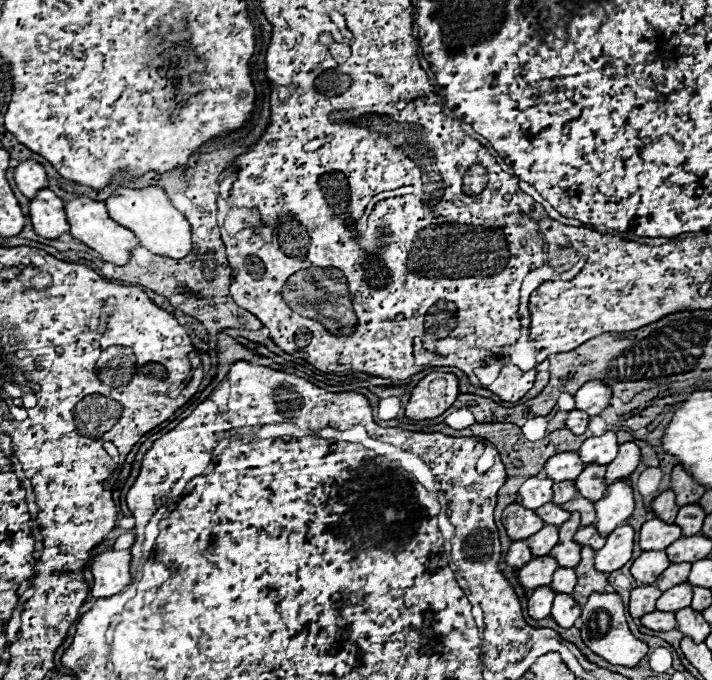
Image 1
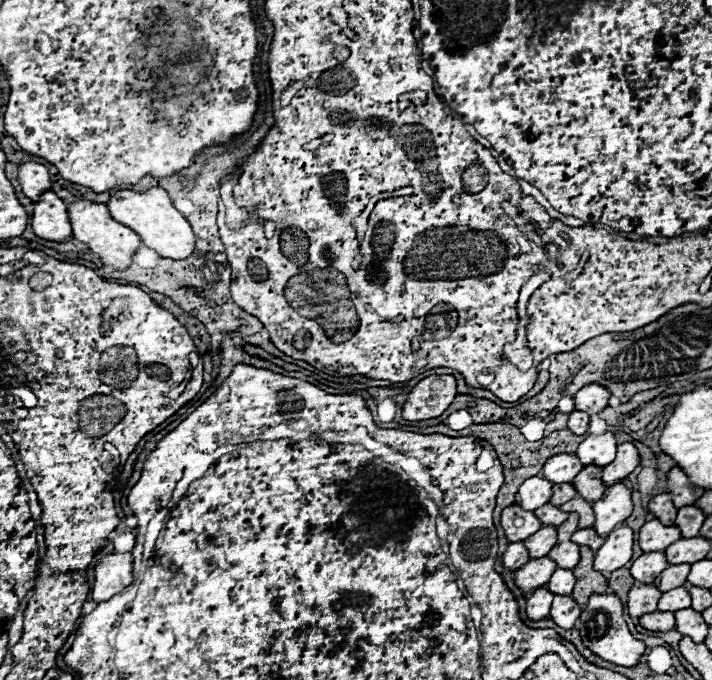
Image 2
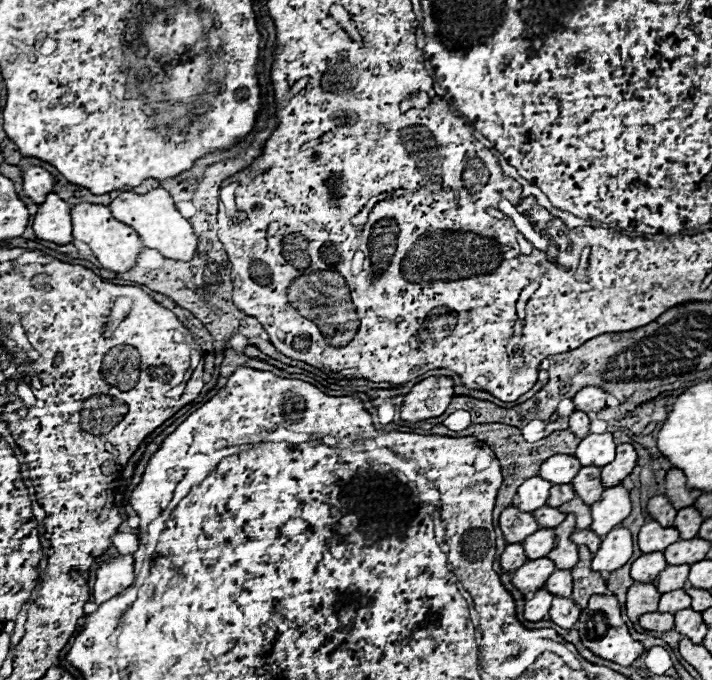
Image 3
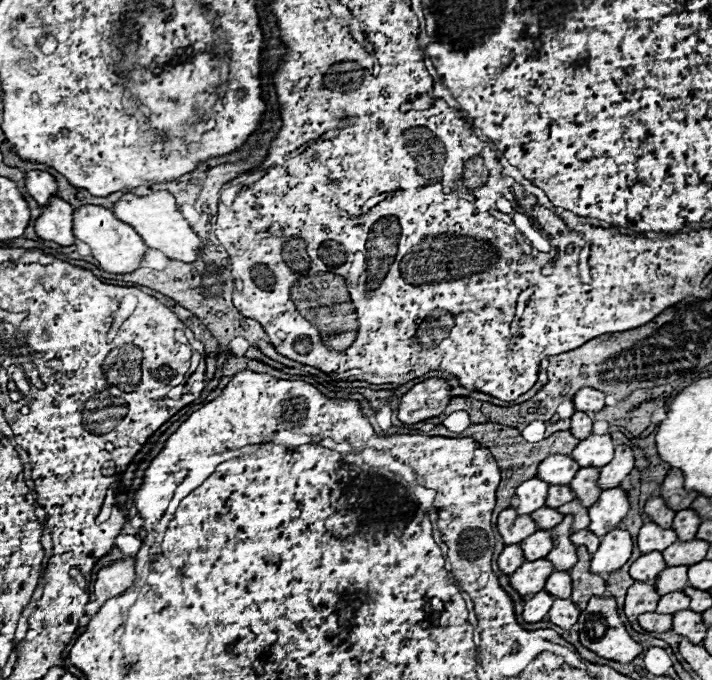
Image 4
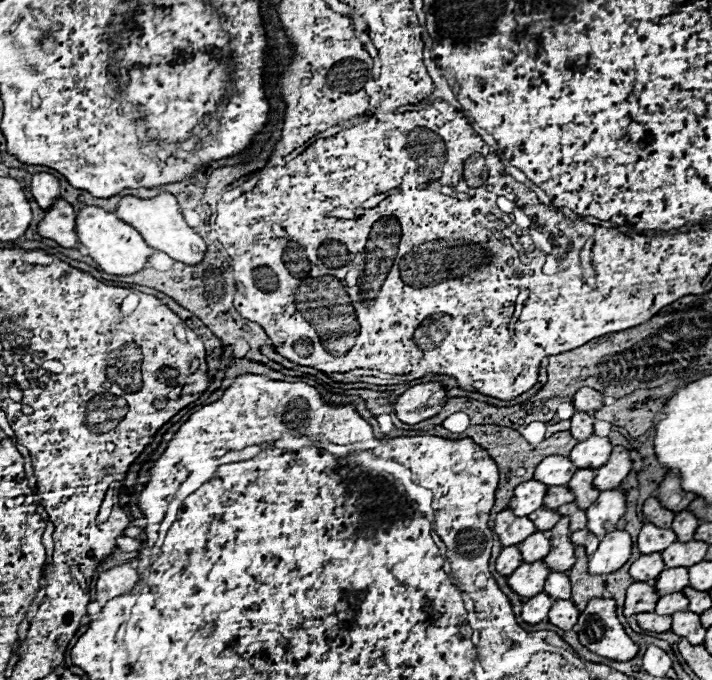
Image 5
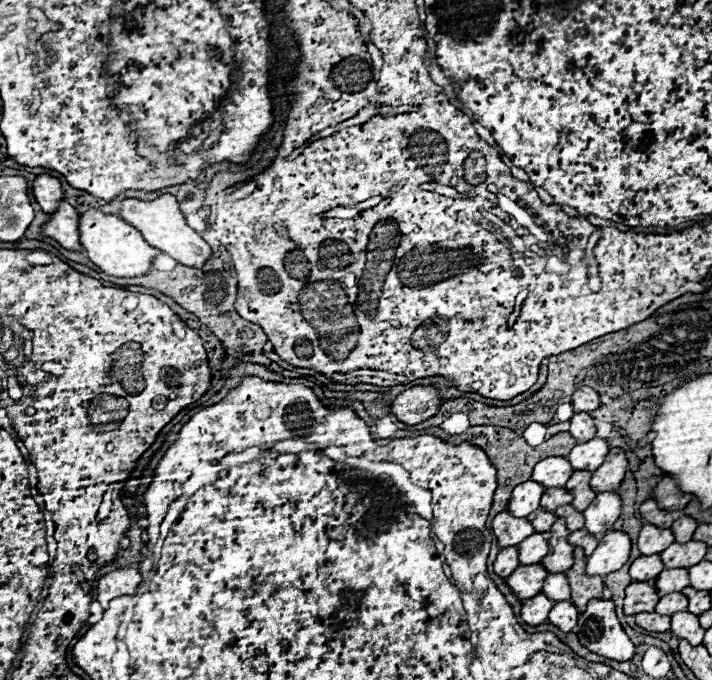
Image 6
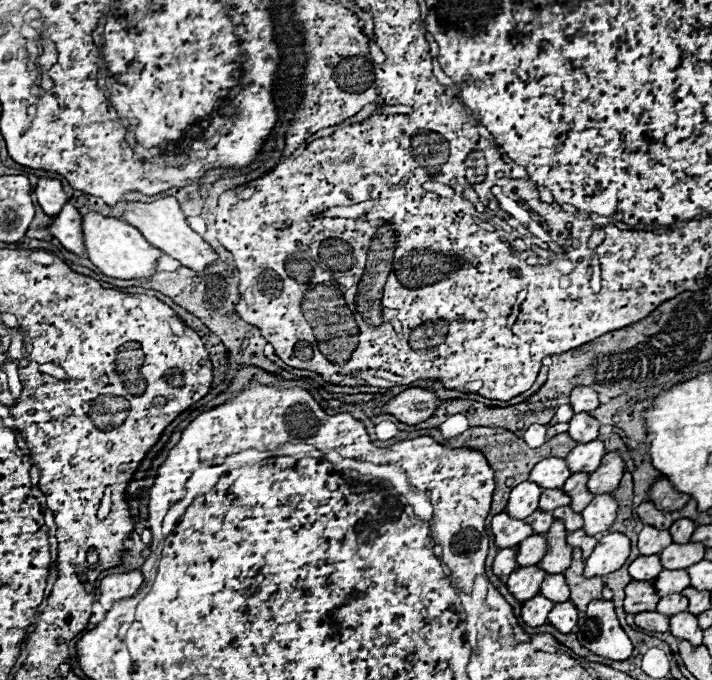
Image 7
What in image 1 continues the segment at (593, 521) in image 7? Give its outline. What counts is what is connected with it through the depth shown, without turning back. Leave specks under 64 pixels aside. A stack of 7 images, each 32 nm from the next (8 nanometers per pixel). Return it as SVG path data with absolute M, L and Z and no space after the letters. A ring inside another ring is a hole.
M618 480L608 486L604 496L594 504L596 506L596 528L602 536L608 536L616 526L626 524L634 512L634 490L626 480Z

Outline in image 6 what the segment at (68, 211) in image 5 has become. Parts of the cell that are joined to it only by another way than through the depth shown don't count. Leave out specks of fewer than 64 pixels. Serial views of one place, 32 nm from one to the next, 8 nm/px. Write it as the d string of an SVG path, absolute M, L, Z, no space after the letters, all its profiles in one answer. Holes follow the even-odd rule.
M64 200L58 210L48 214L48 220L42 224L42 234L54 238L66 250L80 250L78 236L78 212Z

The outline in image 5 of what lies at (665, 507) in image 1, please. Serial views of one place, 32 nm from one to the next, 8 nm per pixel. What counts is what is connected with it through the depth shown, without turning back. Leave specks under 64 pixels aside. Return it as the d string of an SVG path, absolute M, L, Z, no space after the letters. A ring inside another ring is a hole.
M648 498L642 506L642 514L648 522L660 526L660 528L670 528L672 520L674 520L674 512L666 510L658 498Z

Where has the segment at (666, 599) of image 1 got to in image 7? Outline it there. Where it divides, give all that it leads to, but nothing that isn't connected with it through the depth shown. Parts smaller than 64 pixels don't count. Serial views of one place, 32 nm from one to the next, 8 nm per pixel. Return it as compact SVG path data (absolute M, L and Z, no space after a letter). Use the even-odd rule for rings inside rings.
M668 594L664 598L660 598L656 612L664 614L664 616L674 616L678 612L686 612L688 610L688 598L684 598L682 594Z

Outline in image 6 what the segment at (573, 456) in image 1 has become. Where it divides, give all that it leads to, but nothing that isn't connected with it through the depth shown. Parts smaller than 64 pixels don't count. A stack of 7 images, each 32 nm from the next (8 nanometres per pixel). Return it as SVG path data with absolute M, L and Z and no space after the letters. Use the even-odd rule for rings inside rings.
M548 456L534 466L532 480L544 484L546 488L554 488L554 486L564 486L564 482L568 482L572 472L574 470L564 456Z

